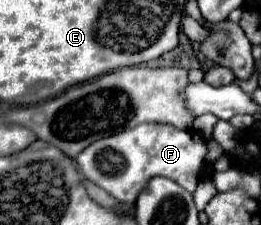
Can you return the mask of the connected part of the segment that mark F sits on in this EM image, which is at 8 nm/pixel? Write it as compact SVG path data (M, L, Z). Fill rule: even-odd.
M142 123L130 131L122 131L108 139L98 139L96 143L88 145L78 157L78 165L84 177L104 191L108 191L120 203L134 203L138 193L144 189L148 179L162 175L174 179L186 191L194 193L200 167L206 157L206 145L200 133L180 131L172 125L158 125L158 123Z

